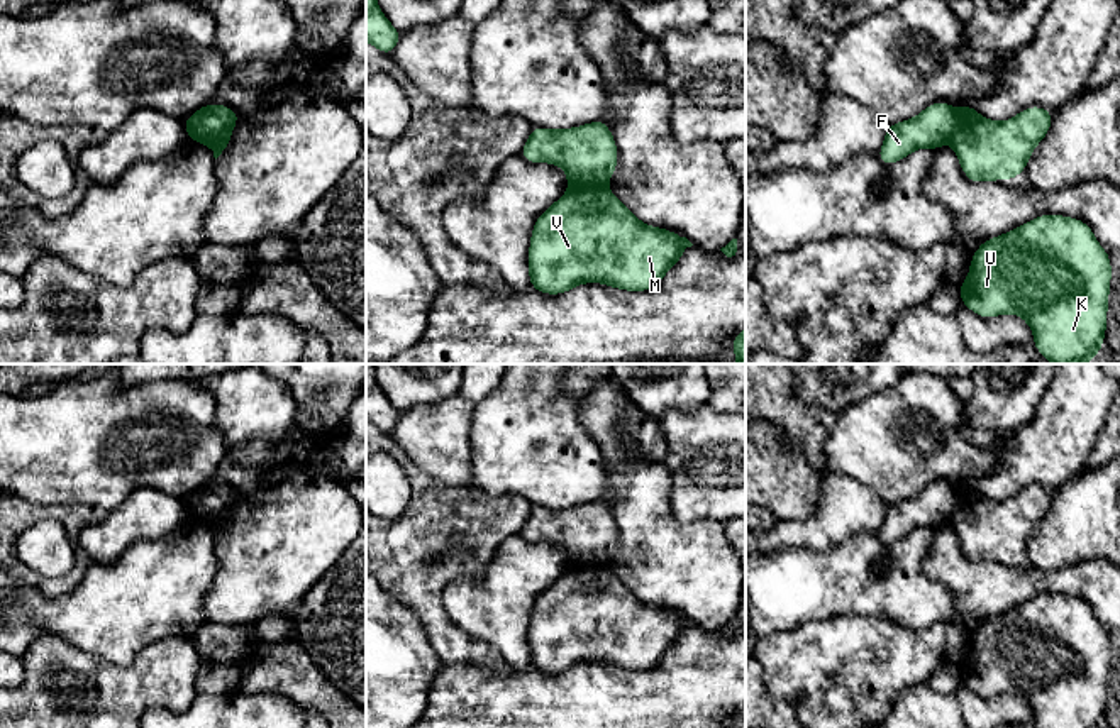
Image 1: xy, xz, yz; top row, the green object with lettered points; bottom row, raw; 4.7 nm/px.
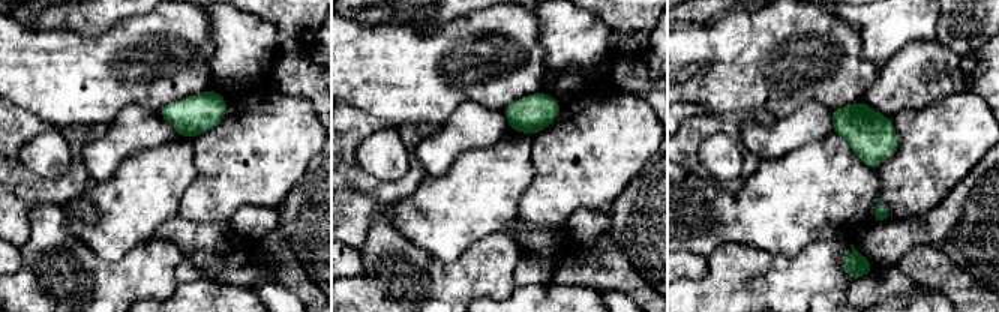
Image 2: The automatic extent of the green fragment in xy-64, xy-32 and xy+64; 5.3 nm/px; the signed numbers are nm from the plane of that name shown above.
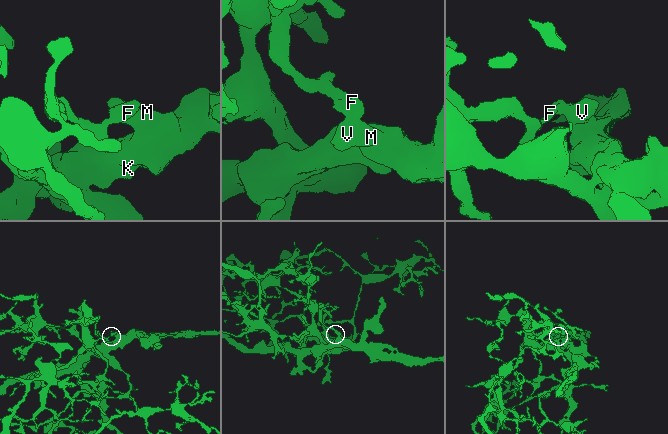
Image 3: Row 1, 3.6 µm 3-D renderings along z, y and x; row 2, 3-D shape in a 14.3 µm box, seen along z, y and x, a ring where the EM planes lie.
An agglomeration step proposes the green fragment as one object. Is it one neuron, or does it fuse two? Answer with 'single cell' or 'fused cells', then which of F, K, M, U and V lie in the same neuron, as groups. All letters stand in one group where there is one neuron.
fused cells; F / K M U V

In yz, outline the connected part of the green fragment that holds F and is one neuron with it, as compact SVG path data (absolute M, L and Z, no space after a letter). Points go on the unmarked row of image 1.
M935 481L910 499L886 505L886 516L878 537L888 545L920 527L935 530L949 521L954 505L956 488L945 481Z

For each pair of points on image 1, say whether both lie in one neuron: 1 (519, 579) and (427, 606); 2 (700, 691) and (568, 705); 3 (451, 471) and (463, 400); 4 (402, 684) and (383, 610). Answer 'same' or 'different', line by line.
1: different
2: same
3: same
4: same

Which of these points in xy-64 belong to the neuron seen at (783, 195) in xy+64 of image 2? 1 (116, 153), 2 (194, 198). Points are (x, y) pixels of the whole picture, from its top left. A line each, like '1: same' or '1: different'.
1: different
2: different

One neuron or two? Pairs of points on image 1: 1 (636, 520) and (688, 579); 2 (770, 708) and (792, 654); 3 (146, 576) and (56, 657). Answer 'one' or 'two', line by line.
1: one
2: two
3: two

